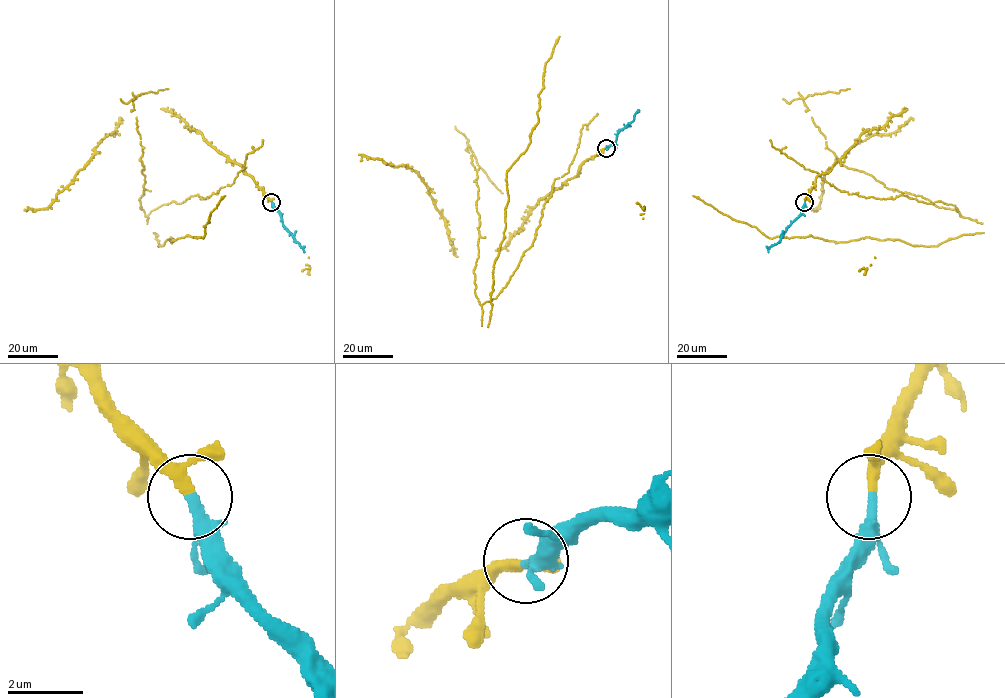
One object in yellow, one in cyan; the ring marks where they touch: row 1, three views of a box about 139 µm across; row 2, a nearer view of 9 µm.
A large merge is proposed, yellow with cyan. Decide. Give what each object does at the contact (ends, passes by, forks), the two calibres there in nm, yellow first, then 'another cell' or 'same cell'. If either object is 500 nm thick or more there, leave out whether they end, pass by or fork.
yellow passes by; cyan ends there; 240 nm thick on the yellow side, 320 nm on the other; same cell

